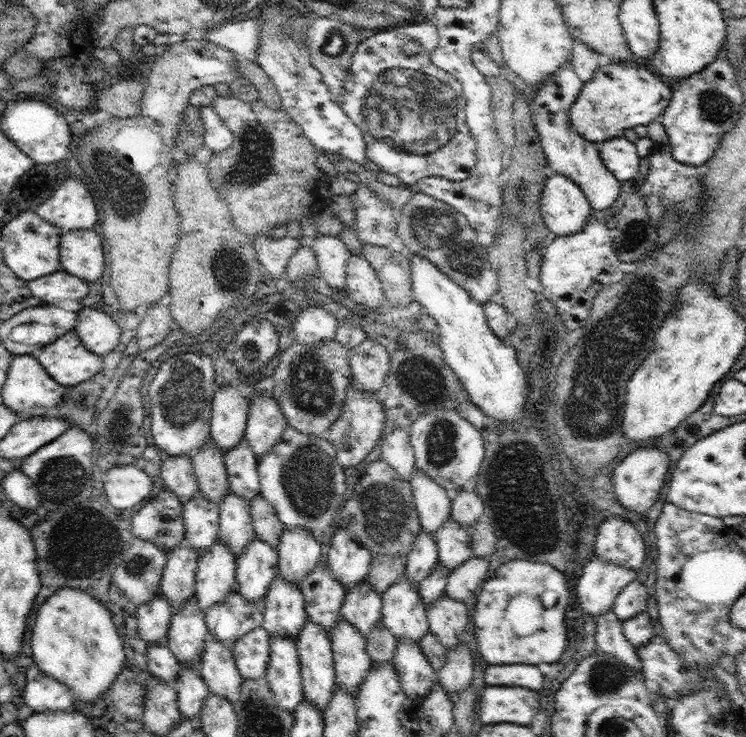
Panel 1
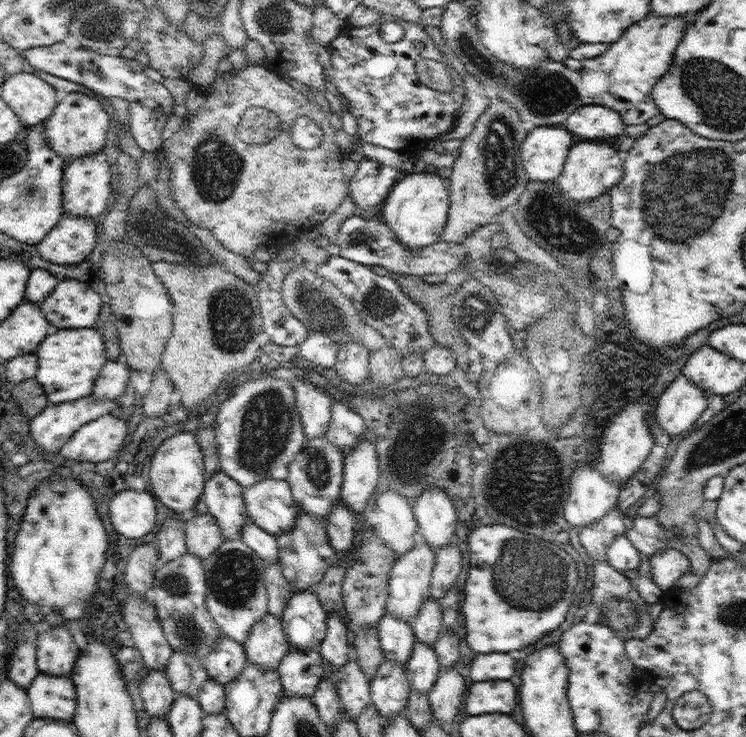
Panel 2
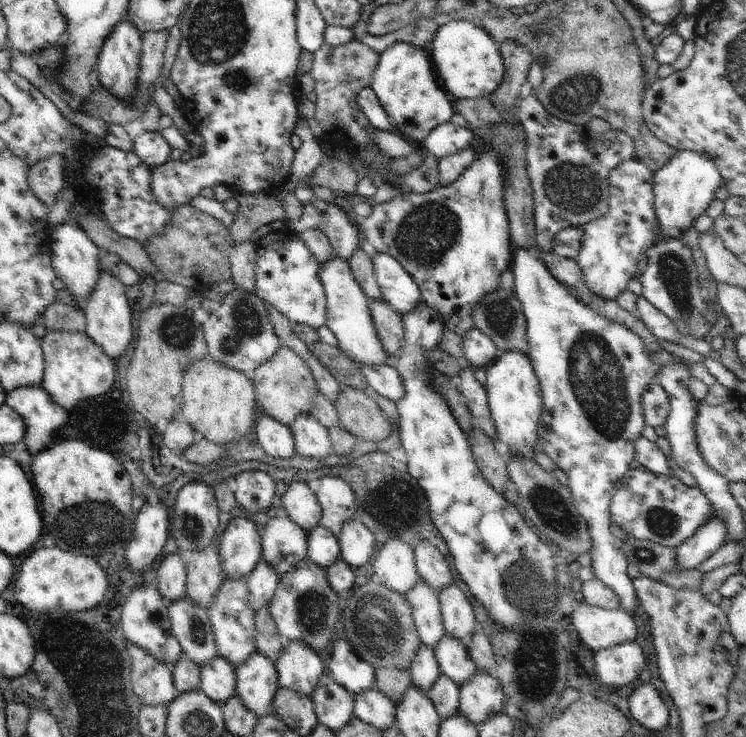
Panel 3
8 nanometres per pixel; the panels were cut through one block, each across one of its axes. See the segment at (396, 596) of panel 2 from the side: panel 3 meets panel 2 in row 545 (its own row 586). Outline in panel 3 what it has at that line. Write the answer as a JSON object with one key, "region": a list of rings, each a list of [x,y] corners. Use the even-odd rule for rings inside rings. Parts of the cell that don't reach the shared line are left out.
{"region":[[[419,580],[404,596],[410,603],[421,644],[436,648],[445,634],[437,591],[430,588],[424,580]]]}

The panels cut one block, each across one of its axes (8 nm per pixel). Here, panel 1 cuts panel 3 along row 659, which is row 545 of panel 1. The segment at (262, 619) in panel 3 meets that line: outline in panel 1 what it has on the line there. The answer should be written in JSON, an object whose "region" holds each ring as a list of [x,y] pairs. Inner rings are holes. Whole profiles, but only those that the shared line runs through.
{"region":[[[256,494],[251,500],[251,517],[257,538],[277,549],[284,530],[283,524],[276,516],[276,510],[262,494]]]}

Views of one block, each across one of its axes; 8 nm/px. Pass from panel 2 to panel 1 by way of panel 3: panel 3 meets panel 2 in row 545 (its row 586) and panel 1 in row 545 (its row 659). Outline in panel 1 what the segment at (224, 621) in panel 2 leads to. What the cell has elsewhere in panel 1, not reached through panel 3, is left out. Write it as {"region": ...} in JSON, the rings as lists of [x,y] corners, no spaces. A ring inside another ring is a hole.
{"region":[[[232,492],[226,494],[219,504],[219,532],[219,540],[222,540],[236,554],[236,557],[240,556],[248,546],[248,542],[257,538],[252,526],[251,501]]]}

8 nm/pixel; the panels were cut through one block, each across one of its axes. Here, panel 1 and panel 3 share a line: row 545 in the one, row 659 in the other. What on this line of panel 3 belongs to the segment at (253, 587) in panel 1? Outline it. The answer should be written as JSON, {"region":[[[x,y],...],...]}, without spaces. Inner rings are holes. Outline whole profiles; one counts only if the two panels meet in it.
{"region":[[[256,650],[244,664],[235,668],[235,673],[237,694],[244,706],[258,718],[274,714],[272,700],[279,689],[275,663]]]}

